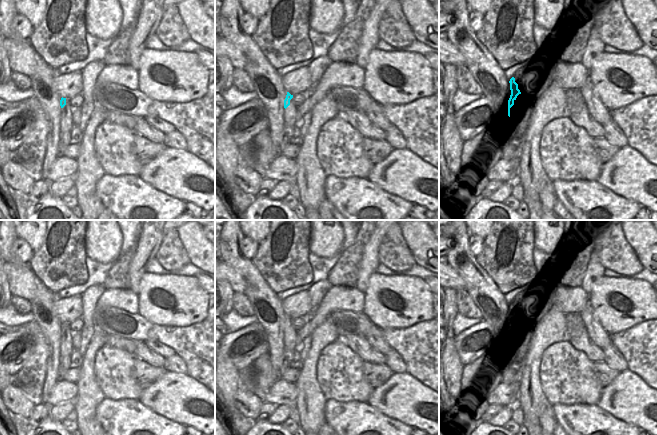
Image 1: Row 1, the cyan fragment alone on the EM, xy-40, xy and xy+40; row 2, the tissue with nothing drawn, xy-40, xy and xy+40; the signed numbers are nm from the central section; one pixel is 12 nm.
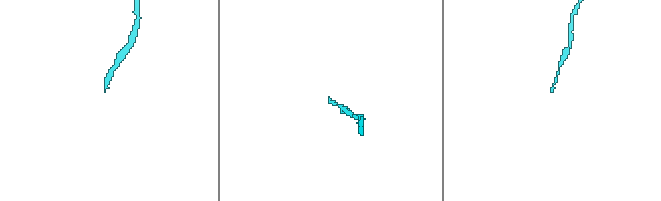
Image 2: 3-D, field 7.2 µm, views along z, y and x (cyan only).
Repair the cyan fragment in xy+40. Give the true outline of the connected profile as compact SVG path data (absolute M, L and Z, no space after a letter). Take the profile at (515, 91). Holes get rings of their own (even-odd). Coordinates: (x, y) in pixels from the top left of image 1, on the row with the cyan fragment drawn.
M512 77L509 81L511 95L508 100L508 116L510 118L514 118L516 121L518 120L518 109L516 108L516 98L519 94L521 94L518 89L518 84L515 82L515 78Z

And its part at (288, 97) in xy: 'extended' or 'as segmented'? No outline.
extended

